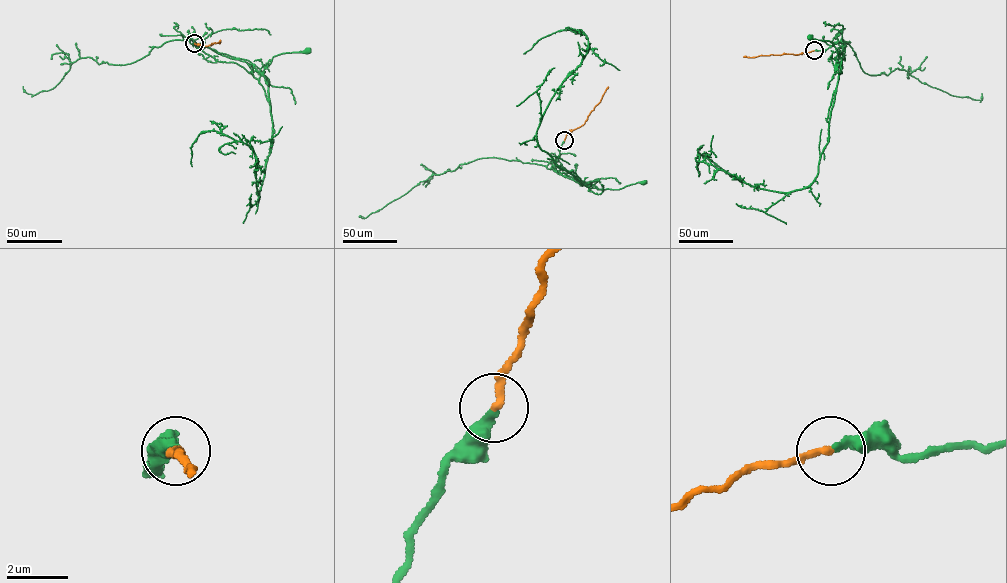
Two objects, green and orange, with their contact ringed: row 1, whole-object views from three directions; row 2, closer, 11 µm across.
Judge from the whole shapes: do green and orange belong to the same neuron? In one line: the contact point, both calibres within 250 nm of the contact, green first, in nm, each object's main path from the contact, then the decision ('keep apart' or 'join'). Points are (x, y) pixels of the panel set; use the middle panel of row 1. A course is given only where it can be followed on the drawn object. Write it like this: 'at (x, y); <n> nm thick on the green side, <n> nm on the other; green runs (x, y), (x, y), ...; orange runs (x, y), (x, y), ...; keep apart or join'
at (564, 140); 280 nm thick on the green side, 240 nm on the other; green runs (564, 140), (552, 166), (563, 166), (589, 187), (620, 189), (644, 183); orange runs (564, 140), (568, 133), (583, 125), (608, 86); join

